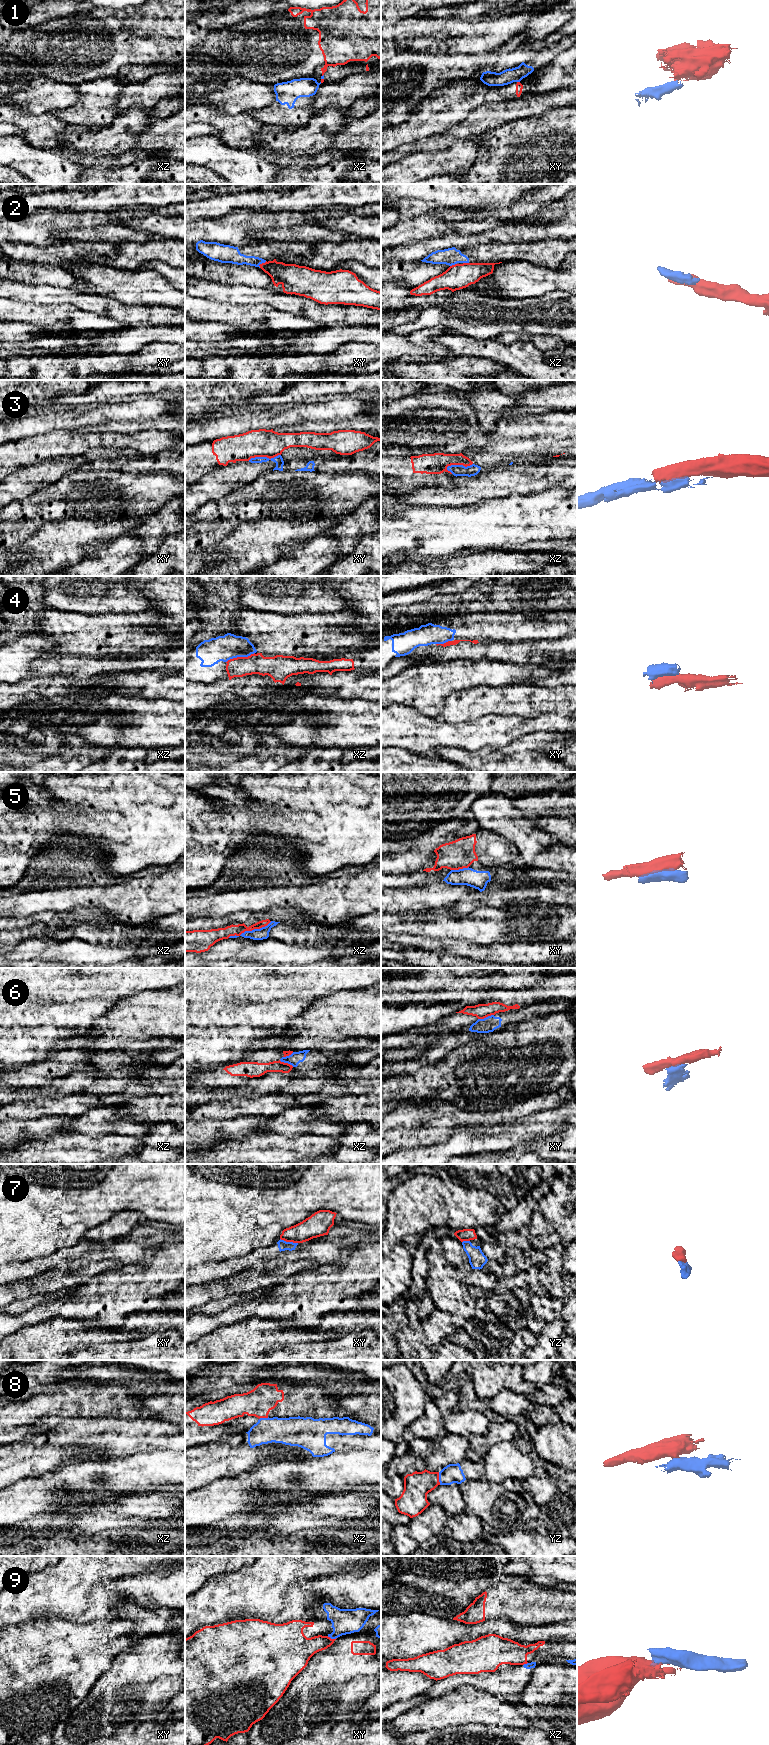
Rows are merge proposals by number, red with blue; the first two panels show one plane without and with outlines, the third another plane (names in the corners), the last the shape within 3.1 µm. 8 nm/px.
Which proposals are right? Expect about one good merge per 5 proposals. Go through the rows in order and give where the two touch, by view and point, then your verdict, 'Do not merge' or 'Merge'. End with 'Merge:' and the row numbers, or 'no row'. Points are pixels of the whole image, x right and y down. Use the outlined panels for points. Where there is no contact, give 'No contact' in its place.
1: Touches red at xy (518, 82). Do not merge
2: Touches red at xy (262, 263). Do not merge
3: Touches red at xz (458, 464). Do not merge
4: Touches red at xz (240, 657). Do not merge
5: Touches red at xz (249, 930). Do not merge
6: Touches red at xy (485, 1017). Do not merge
7: Touches red at xy (289, 1241). Do not merge
8: Touches red at yz (438, 1478). Do not merge
9: Touches red at xy (332, 1639). Do not merge
Merge: no row

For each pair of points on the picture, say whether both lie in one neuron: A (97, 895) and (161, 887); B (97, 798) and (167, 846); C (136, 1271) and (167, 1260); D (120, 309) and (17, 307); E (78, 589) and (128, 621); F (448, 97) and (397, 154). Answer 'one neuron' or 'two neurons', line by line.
A: one neuron
B: one neuron
C: one neuron
D: two neurons
E: two neurons
F: two neurons

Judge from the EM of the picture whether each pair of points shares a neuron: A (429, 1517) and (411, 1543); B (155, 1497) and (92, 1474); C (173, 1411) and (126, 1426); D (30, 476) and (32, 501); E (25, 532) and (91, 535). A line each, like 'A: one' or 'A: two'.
A: one
B: two
C: two
D: two
E: two

